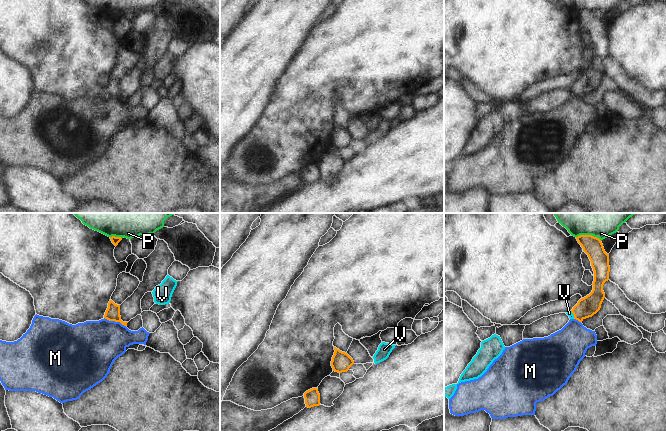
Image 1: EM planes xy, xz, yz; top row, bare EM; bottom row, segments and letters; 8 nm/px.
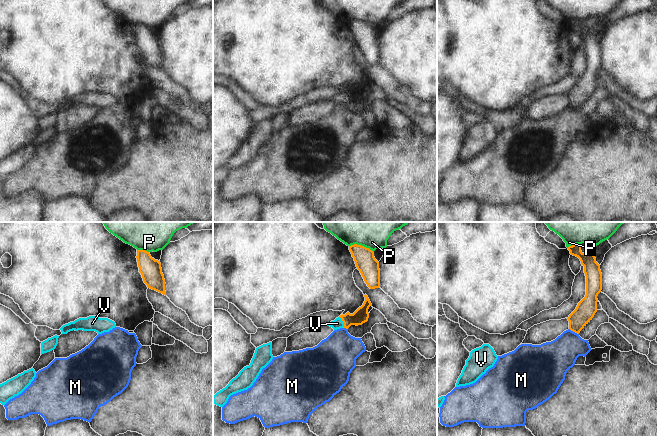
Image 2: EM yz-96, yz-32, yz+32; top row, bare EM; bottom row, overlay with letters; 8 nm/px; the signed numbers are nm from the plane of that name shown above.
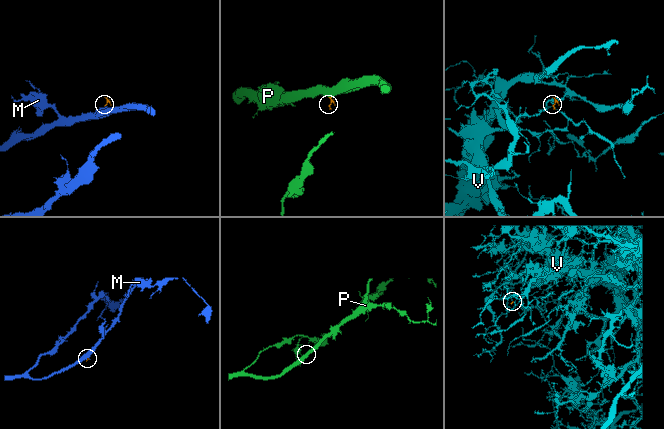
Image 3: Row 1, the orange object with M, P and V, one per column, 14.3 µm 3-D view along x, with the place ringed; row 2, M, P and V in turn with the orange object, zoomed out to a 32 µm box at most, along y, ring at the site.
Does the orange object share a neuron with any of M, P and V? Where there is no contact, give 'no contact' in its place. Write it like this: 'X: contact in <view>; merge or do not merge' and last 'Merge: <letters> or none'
M: contact in xy; do not merge
P: contact in yz; do not merge
V: contact in yz; merge
Merge: V

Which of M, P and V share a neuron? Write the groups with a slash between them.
M / P / V

